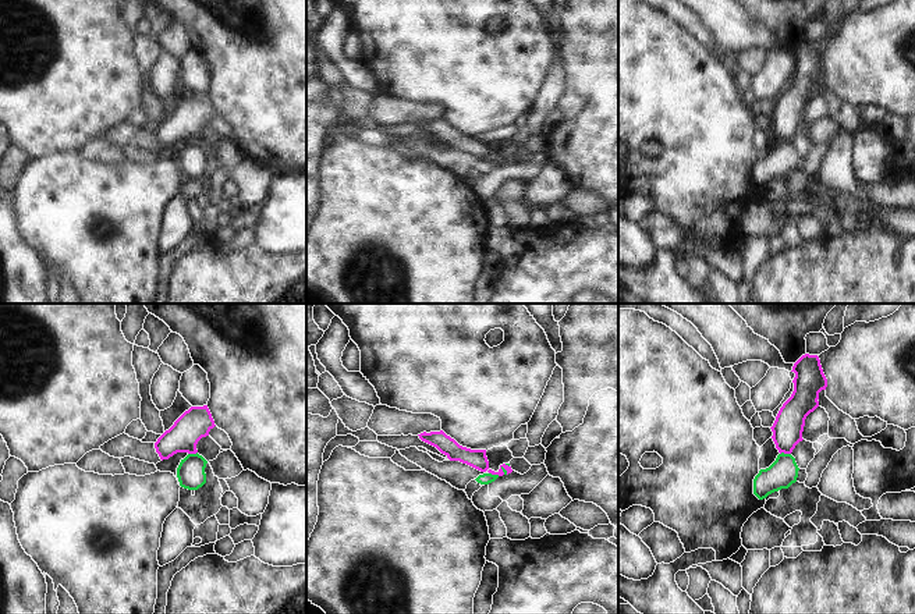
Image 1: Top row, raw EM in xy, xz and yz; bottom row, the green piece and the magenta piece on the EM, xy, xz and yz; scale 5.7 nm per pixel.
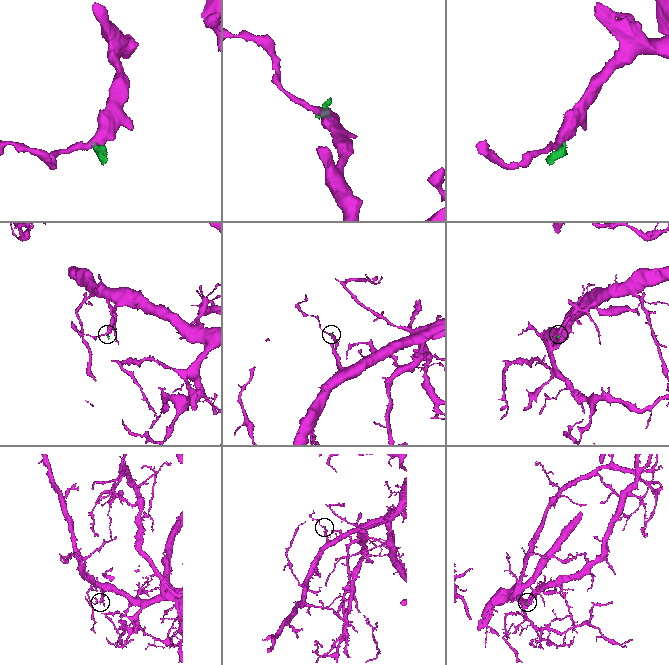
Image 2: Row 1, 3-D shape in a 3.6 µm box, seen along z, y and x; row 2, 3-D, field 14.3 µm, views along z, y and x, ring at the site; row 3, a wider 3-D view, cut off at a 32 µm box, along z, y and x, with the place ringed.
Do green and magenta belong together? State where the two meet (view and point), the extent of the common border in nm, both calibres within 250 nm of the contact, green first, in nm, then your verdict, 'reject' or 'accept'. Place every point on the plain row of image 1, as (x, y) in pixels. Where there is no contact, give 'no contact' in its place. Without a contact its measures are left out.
yz (783, 141) | 60 nm | 170/180 nm | reject

